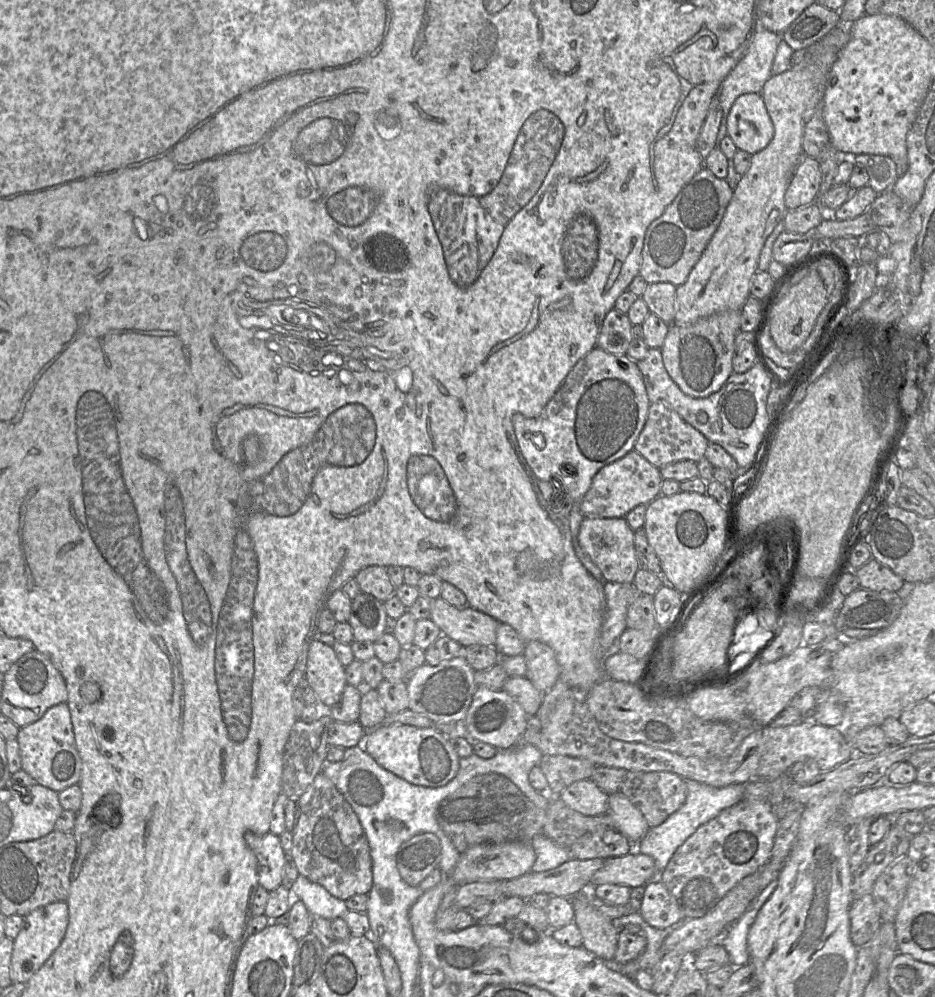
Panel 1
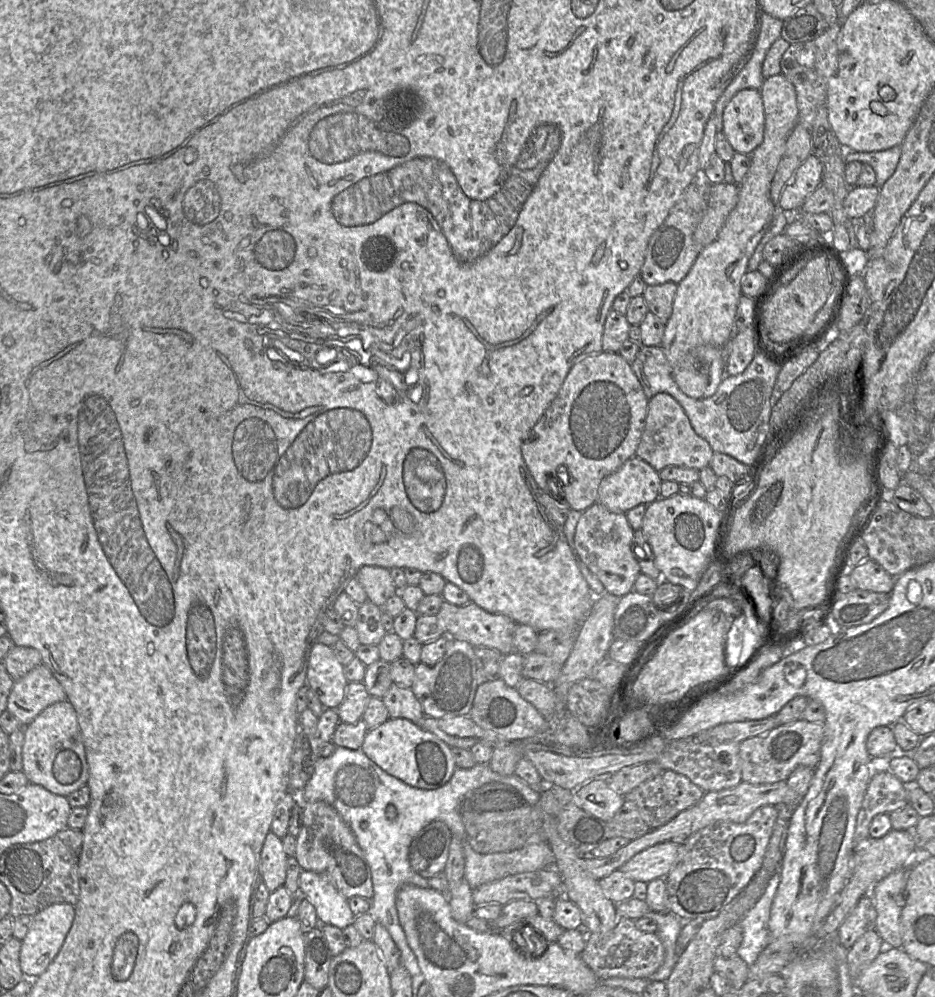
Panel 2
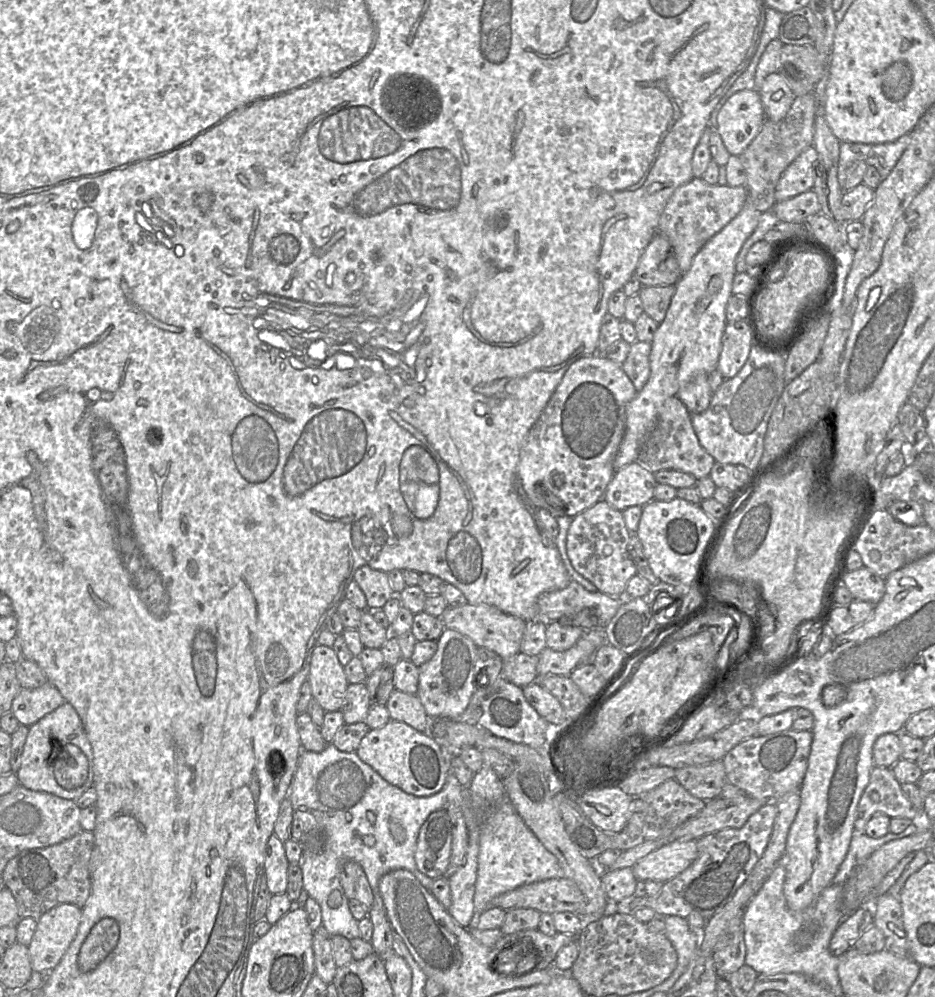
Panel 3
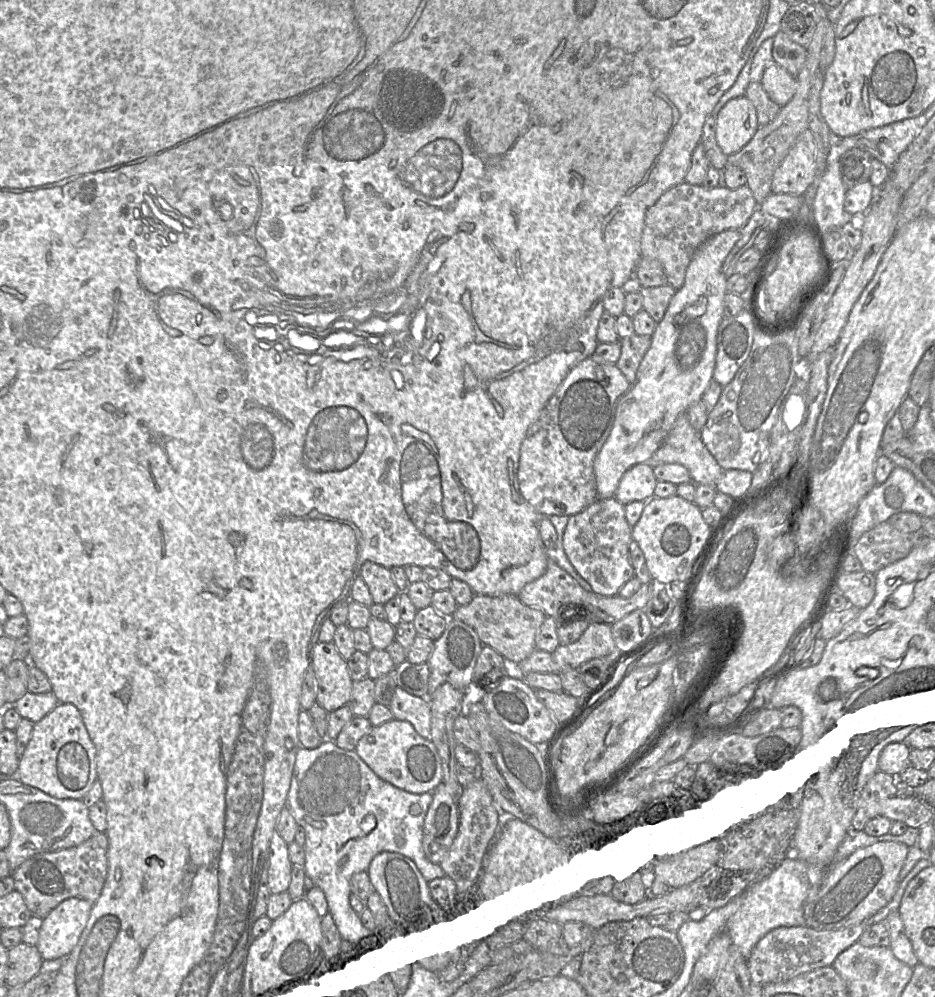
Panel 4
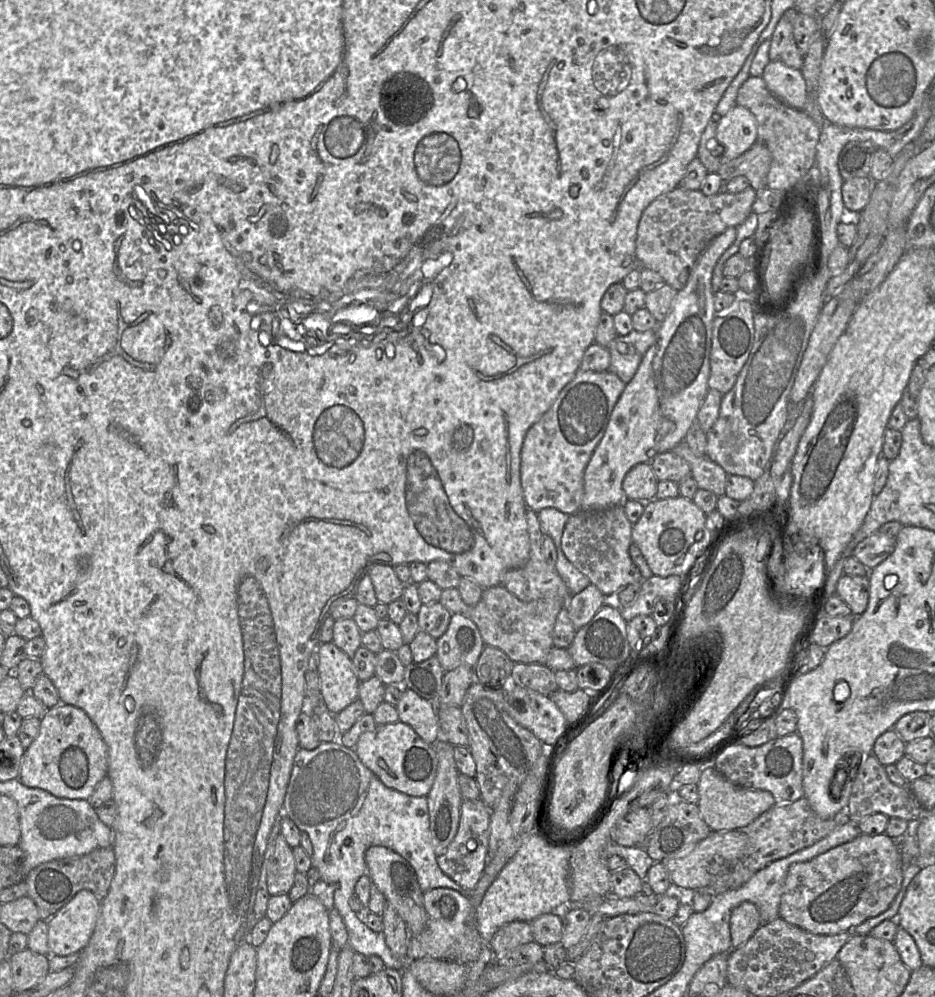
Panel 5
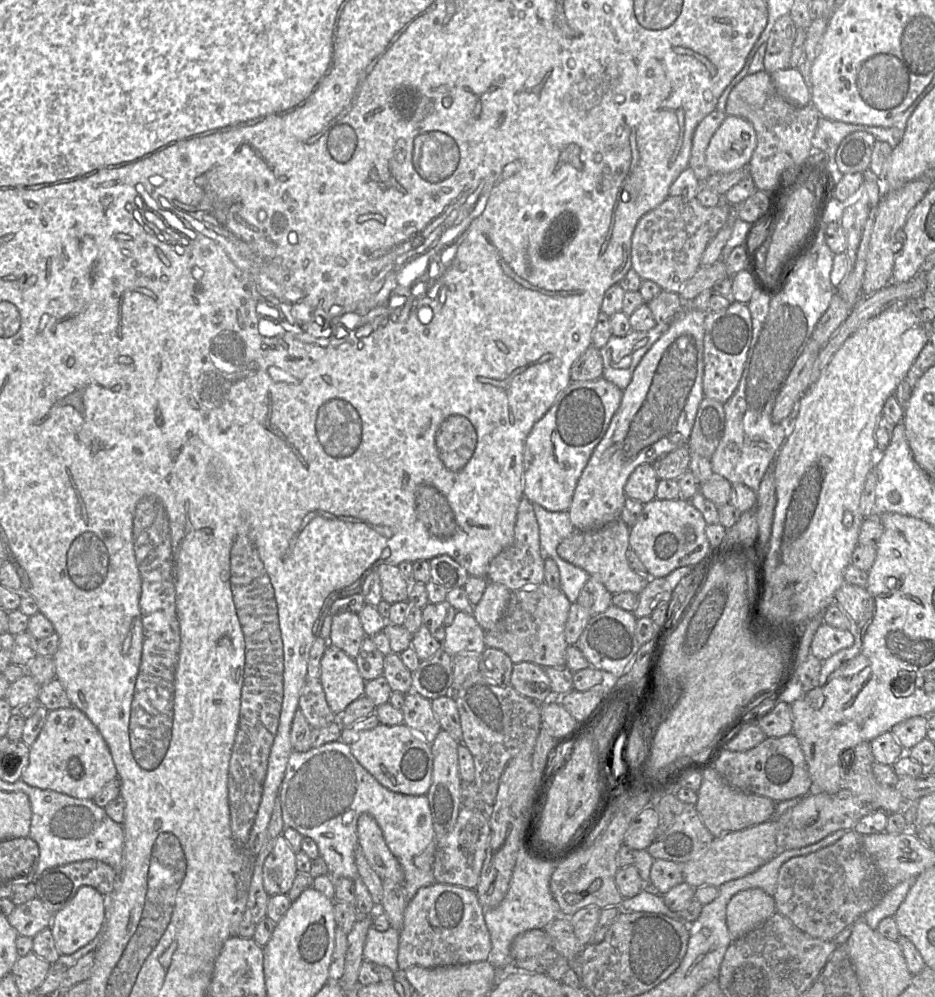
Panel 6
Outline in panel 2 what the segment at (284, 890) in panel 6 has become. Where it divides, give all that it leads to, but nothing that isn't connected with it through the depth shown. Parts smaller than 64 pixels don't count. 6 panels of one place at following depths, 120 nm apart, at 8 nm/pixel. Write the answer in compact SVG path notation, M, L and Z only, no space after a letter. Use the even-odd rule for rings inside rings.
M270 831L266 835L260 854L261 881L270 893L285 883L287 858L282 838Z

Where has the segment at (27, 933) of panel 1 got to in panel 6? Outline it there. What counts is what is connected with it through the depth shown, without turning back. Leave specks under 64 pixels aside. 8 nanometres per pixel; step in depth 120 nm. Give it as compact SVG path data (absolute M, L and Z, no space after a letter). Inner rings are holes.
M82 886L74 898L53 915L50 925L60 955L71 955L100 937L106 898L91 886Z

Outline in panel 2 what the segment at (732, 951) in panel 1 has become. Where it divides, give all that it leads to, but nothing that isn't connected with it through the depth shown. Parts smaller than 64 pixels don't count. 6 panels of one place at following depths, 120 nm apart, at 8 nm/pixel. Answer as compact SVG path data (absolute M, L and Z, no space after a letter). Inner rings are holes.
M777 870L769 879L763 895L740 920L742 941L737 949L737 955L748 966L756 961L761 951L771 942L768 923L780 880L780 873Z

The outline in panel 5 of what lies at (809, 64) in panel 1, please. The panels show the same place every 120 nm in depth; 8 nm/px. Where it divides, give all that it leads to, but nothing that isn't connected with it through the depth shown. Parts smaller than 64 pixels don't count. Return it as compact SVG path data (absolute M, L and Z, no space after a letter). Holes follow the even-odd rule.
M770 61L762 78L779 100L792 108L804 110L807 90L801 69L786 66L780 61ZM730 227L708 243L695 261L685 287L674 298L666 318L658 324L655 342L646 351L634 377L626 384L612 411L605 433L585 468L580 510L602 510L622 505L625 500L622 482L627 472L639 463L651 463L656 455L671 451L684 441L689 428L696 421L697 413L709 390L712 323L716 316L715 293L712 288L713 270L735 238L736 227Z

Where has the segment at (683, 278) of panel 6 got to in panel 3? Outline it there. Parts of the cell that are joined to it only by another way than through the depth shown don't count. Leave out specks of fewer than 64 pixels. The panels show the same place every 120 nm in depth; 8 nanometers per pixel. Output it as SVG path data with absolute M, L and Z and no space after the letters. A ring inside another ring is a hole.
M702 177L692 178L673 192L660 215L657 234L662 234L670 242L682 275L690 269L704 244L739 214L747 197L746 186L711 185Z

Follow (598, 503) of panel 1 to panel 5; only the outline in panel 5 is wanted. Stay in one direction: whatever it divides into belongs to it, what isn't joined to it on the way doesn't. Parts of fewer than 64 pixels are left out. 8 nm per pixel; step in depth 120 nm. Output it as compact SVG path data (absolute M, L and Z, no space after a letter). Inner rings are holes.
M639 463L625 475L622 489L625 499L647 501L656 496L658 480L650 463Z

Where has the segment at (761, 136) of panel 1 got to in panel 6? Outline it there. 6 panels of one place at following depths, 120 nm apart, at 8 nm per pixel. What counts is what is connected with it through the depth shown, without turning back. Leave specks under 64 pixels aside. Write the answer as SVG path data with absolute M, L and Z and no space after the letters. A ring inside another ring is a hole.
M726 115L706 149L711 173L729 173L746 167L757 145L753 125L746 119Z

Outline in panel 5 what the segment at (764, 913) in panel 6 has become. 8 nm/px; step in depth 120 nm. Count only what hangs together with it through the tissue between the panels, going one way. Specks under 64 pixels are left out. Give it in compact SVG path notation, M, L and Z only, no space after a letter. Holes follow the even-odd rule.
M743 902L734 908L730 916L732 948L743 945L761 926L761 918L755 904Z

